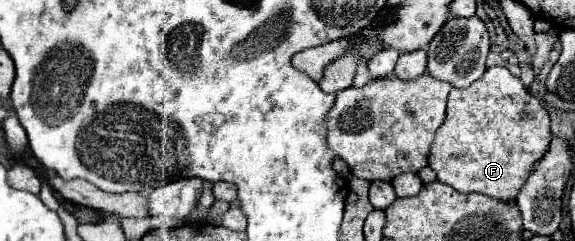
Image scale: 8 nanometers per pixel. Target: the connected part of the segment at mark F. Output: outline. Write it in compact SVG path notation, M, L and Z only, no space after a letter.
M489 67L485 75L465 89L451 89L447 103L447 119L437 129L435 141L429 153L429 167L437 173L437 179L461 193L483 193L501 201L511 201L517 197L521 183L529 177L533 163L549 147L549 111L543 101L533 97L527 87L515 77L507 67Z

